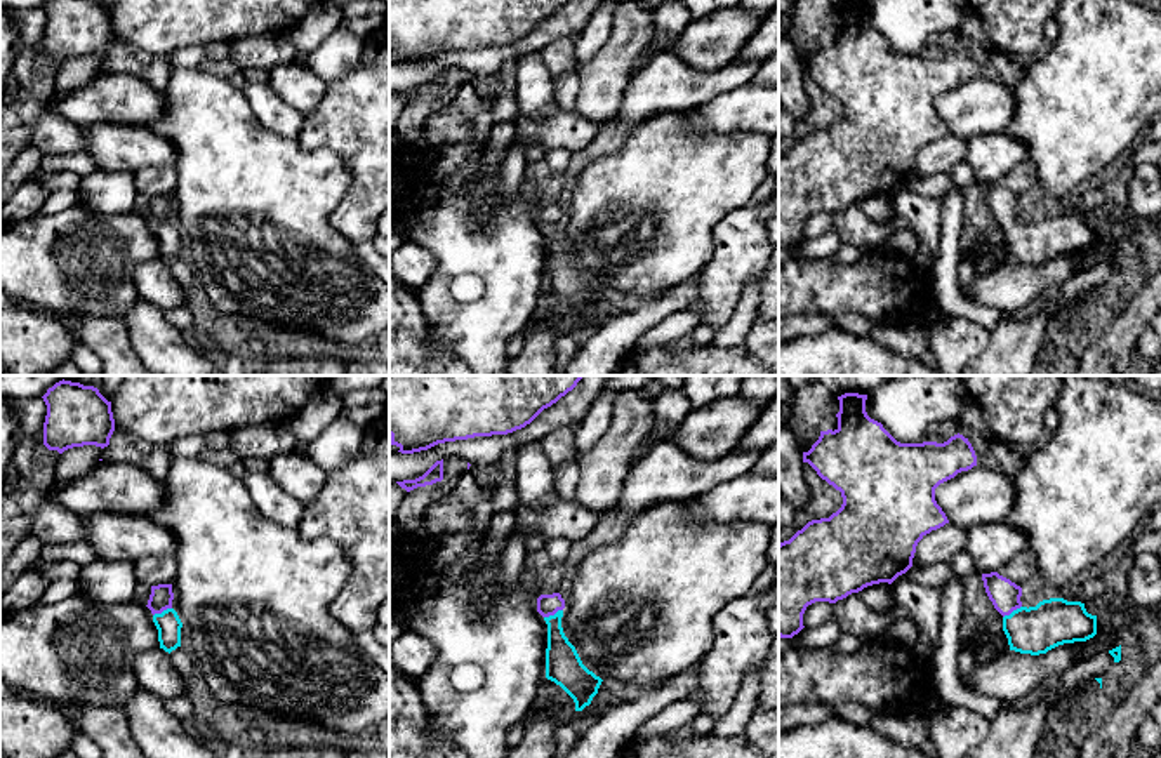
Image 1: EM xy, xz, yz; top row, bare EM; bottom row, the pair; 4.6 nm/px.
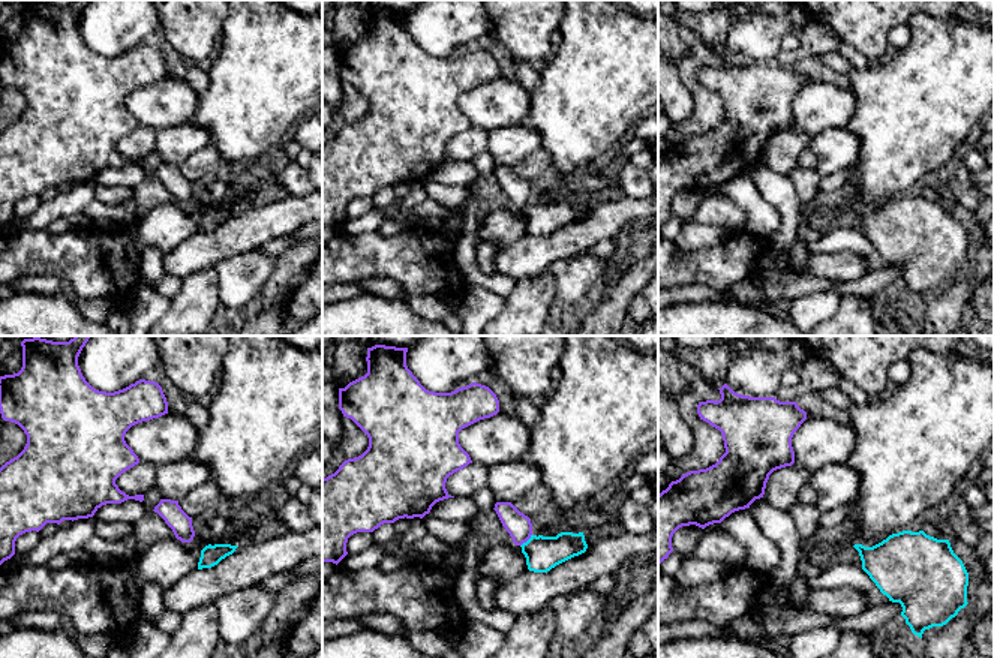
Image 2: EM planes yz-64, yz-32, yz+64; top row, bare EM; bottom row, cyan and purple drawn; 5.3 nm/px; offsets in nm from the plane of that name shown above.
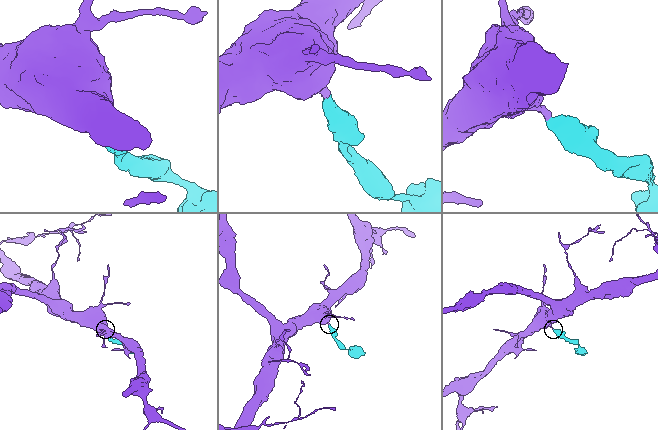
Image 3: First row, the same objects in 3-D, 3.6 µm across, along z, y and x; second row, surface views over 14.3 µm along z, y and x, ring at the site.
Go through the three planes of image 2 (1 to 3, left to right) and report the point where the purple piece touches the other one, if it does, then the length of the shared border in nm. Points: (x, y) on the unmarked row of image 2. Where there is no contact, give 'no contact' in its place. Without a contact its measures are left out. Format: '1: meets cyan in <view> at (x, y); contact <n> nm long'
1: no contact
2: meets cyan in yz-32 at (528, 204); contact 90 nm long
3: no contact

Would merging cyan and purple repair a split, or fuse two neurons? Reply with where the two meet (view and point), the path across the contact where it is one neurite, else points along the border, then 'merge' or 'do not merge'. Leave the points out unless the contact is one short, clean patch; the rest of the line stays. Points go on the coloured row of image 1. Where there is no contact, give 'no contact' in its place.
meets cyan in xy at (164, 611); runs through xy (167, 623), (164, 611), (160, 598); merge

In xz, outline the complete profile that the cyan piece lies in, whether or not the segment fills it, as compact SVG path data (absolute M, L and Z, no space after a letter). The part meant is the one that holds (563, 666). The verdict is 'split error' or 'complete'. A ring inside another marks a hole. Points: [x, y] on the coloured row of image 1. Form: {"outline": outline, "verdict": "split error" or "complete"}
{"outline": "M560 593L541 595L537 612L547 624L546 678L560 685L582 711L598 694L601 678L589 671L561 628L565 600Z", "verdict": "split error"}

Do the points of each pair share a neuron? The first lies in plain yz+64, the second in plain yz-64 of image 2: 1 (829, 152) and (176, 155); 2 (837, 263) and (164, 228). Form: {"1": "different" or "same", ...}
{"1": "same", "2": "different"}

